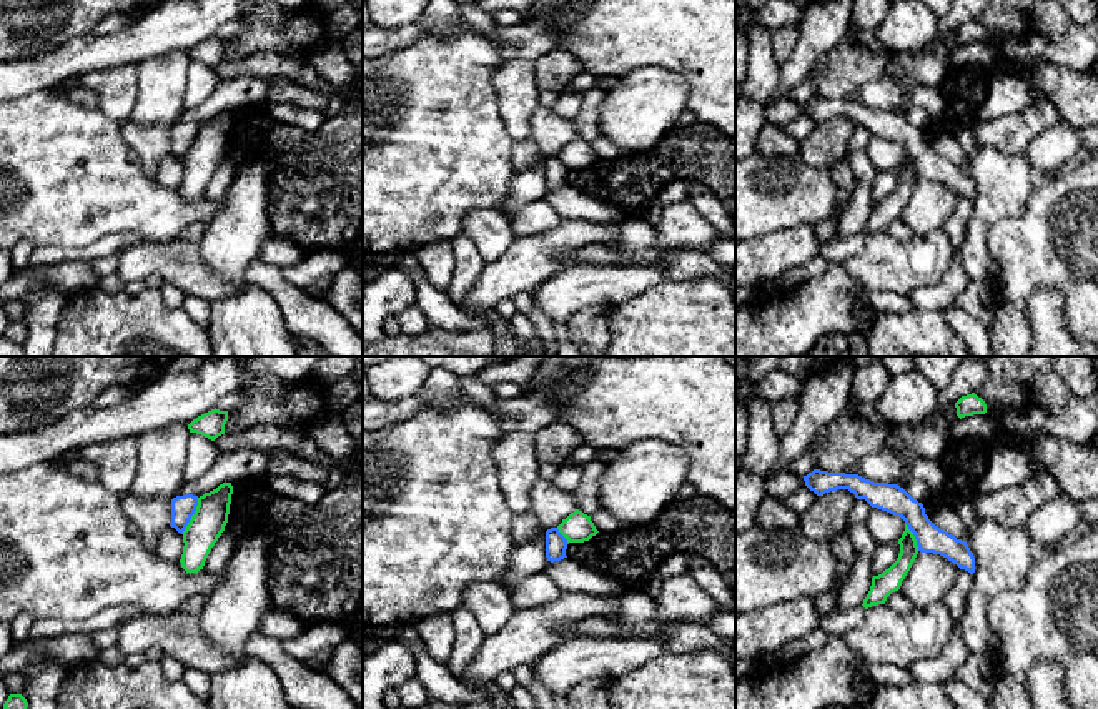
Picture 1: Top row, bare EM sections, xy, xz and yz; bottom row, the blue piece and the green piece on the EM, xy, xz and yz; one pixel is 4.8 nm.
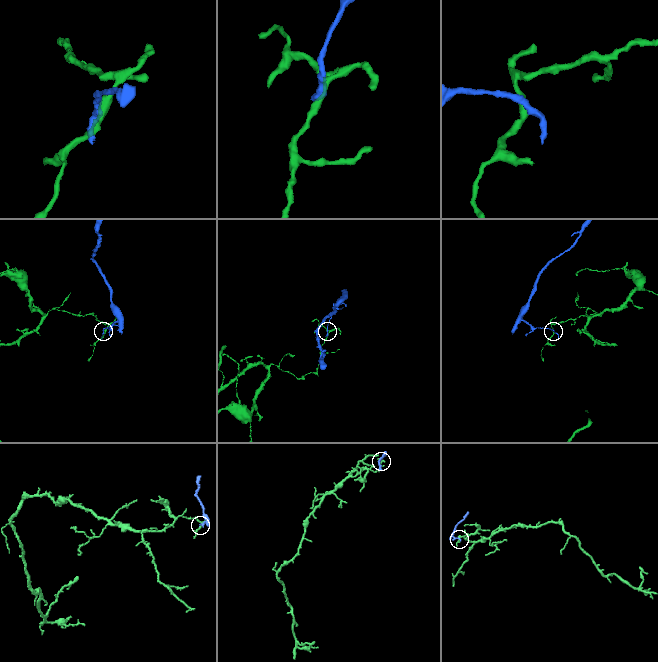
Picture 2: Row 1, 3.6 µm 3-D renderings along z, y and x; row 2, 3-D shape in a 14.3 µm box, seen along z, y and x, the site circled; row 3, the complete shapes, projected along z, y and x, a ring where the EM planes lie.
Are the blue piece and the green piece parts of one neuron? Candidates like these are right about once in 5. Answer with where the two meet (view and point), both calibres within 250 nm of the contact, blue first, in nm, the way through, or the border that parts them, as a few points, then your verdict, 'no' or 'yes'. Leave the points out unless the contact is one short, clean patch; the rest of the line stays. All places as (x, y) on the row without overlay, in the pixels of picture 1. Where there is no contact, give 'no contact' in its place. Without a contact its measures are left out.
contact xy (192, 142); calibres 110 and 160 nm; border xy (198, 125), (197, 137), (182, 160); no

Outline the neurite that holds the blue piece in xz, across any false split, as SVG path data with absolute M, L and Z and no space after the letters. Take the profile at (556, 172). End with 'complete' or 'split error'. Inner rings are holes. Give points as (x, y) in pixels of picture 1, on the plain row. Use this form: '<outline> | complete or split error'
M551 155L546 158L546 185L547 188L561 188L566 183L567 166L559 160L557 155Z | complete

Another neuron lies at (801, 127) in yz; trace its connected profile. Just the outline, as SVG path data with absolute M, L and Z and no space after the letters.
M807 113L799 115L794 120L782 123L782 128L794 136L797 141L804 141L817 126L817 121Z

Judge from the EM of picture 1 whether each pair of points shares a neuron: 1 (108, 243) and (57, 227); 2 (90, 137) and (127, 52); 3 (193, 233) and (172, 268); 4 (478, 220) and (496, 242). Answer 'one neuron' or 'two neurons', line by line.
1: two neurons
2: two neurons
3: two neurons
4: one neuron

